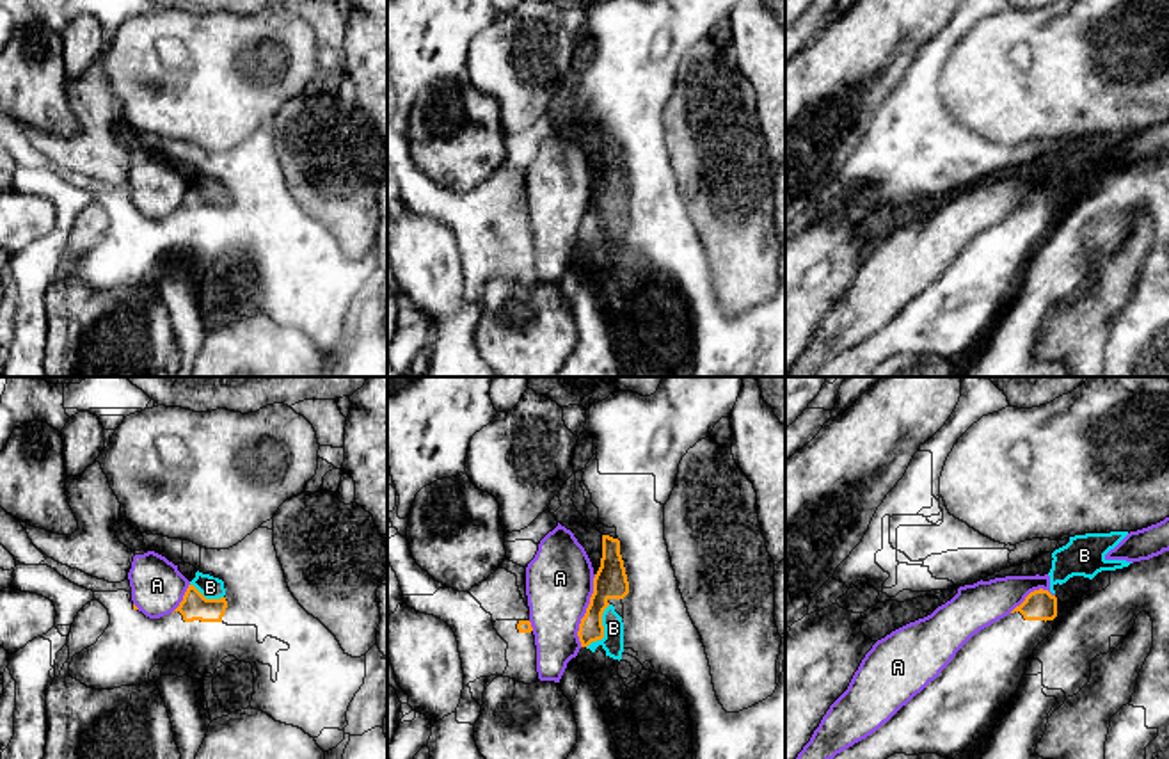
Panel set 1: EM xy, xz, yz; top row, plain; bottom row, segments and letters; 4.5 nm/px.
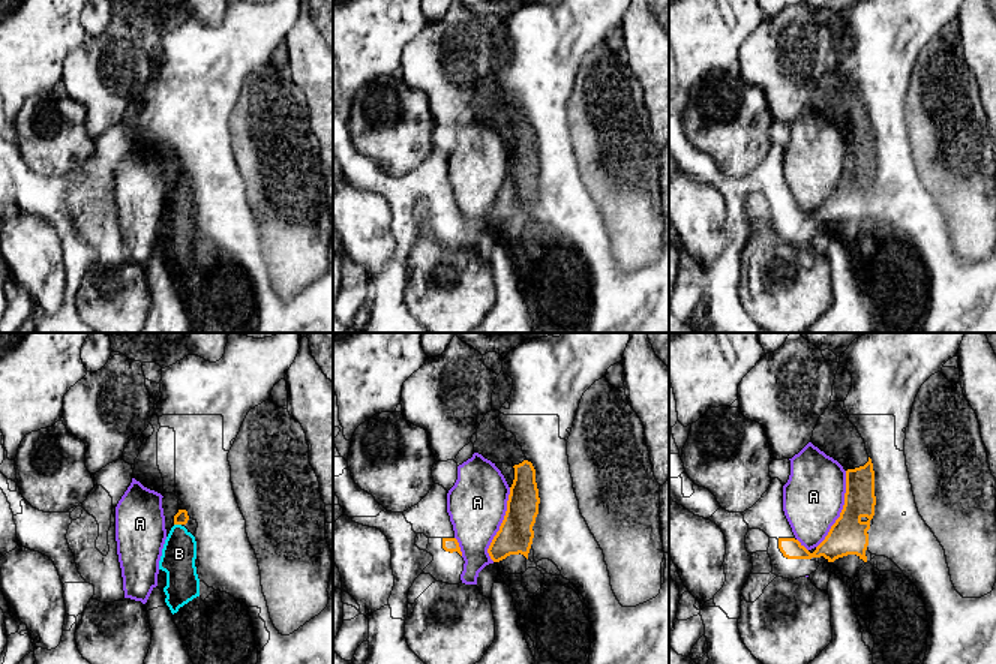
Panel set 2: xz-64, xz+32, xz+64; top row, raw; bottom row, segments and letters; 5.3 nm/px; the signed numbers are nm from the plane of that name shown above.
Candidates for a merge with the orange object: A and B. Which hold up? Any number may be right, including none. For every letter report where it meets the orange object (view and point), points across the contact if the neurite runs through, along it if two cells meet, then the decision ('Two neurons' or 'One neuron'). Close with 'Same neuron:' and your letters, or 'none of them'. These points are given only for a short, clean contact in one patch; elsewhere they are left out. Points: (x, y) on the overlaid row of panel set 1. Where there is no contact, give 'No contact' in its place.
A: Touches orange at xz (587, 610). Two neurons
B: Touches orange at xz (603, 630). Path across: xz (610, 582), (601, 594), (603, 630), (613, 628). One neuron
Same neuron: B

